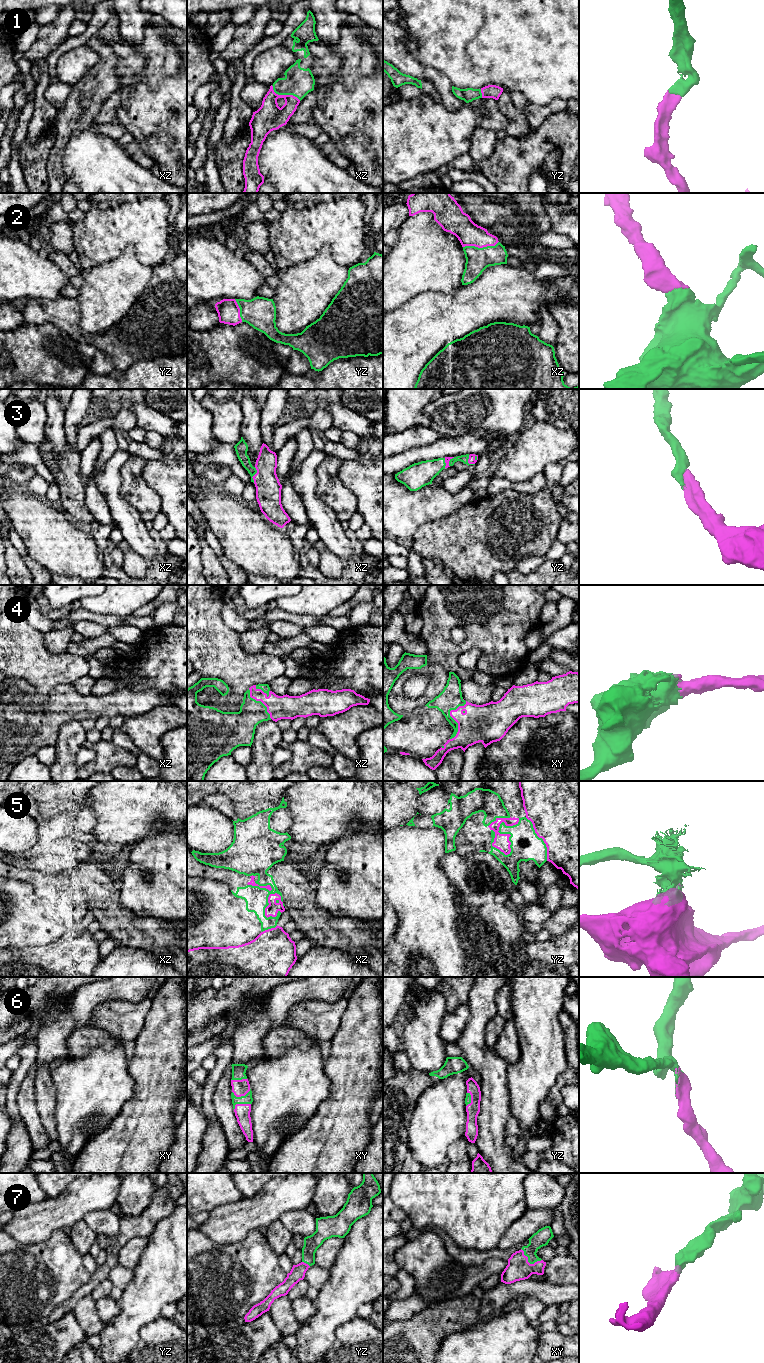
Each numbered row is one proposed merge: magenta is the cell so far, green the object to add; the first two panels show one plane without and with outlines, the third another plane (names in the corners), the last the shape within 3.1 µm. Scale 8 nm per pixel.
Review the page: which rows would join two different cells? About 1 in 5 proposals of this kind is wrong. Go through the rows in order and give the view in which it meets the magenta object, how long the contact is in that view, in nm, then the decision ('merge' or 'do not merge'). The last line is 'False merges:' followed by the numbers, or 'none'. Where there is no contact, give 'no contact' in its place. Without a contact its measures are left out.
1: xz | 260 nm | merge
2: xz | 300 nm | merge
3: xz | 130 nm | merge
4: xy | 340 nm | merge
5: yz | 320 nm | do not merge
6: xy | 150 nm | merge
7: xy | 190 nm | merge
False merges: 5

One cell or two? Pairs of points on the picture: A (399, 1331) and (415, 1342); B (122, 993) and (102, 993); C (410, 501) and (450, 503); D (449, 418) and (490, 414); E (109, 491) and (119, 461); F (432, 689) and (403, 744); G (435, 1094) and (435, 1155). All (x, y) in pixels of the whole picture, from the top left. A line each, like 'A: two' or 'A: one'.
A: one
B: one
C: one
D: one
E: one
F: two
G: one

